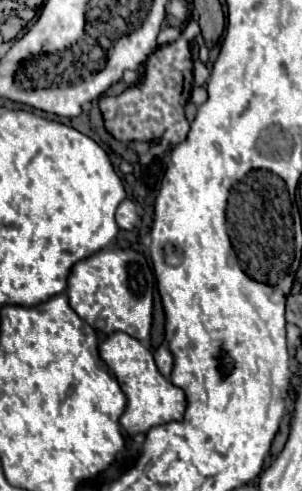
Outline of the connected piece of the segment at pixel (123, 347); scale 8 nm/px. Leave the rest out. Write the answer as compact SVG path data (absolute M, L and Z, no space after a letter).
M115 332L105 342L101 342L99 354L105 360L105 364L111 368L111 372L117 376L117 380L127 396L127 408L119 420L127 434L149 432L153 426L161 426L161 424L183 418L183 412L187 408L185 392L181 388L173 386L157 370L153 354L139 340L131 338L129 334Z

